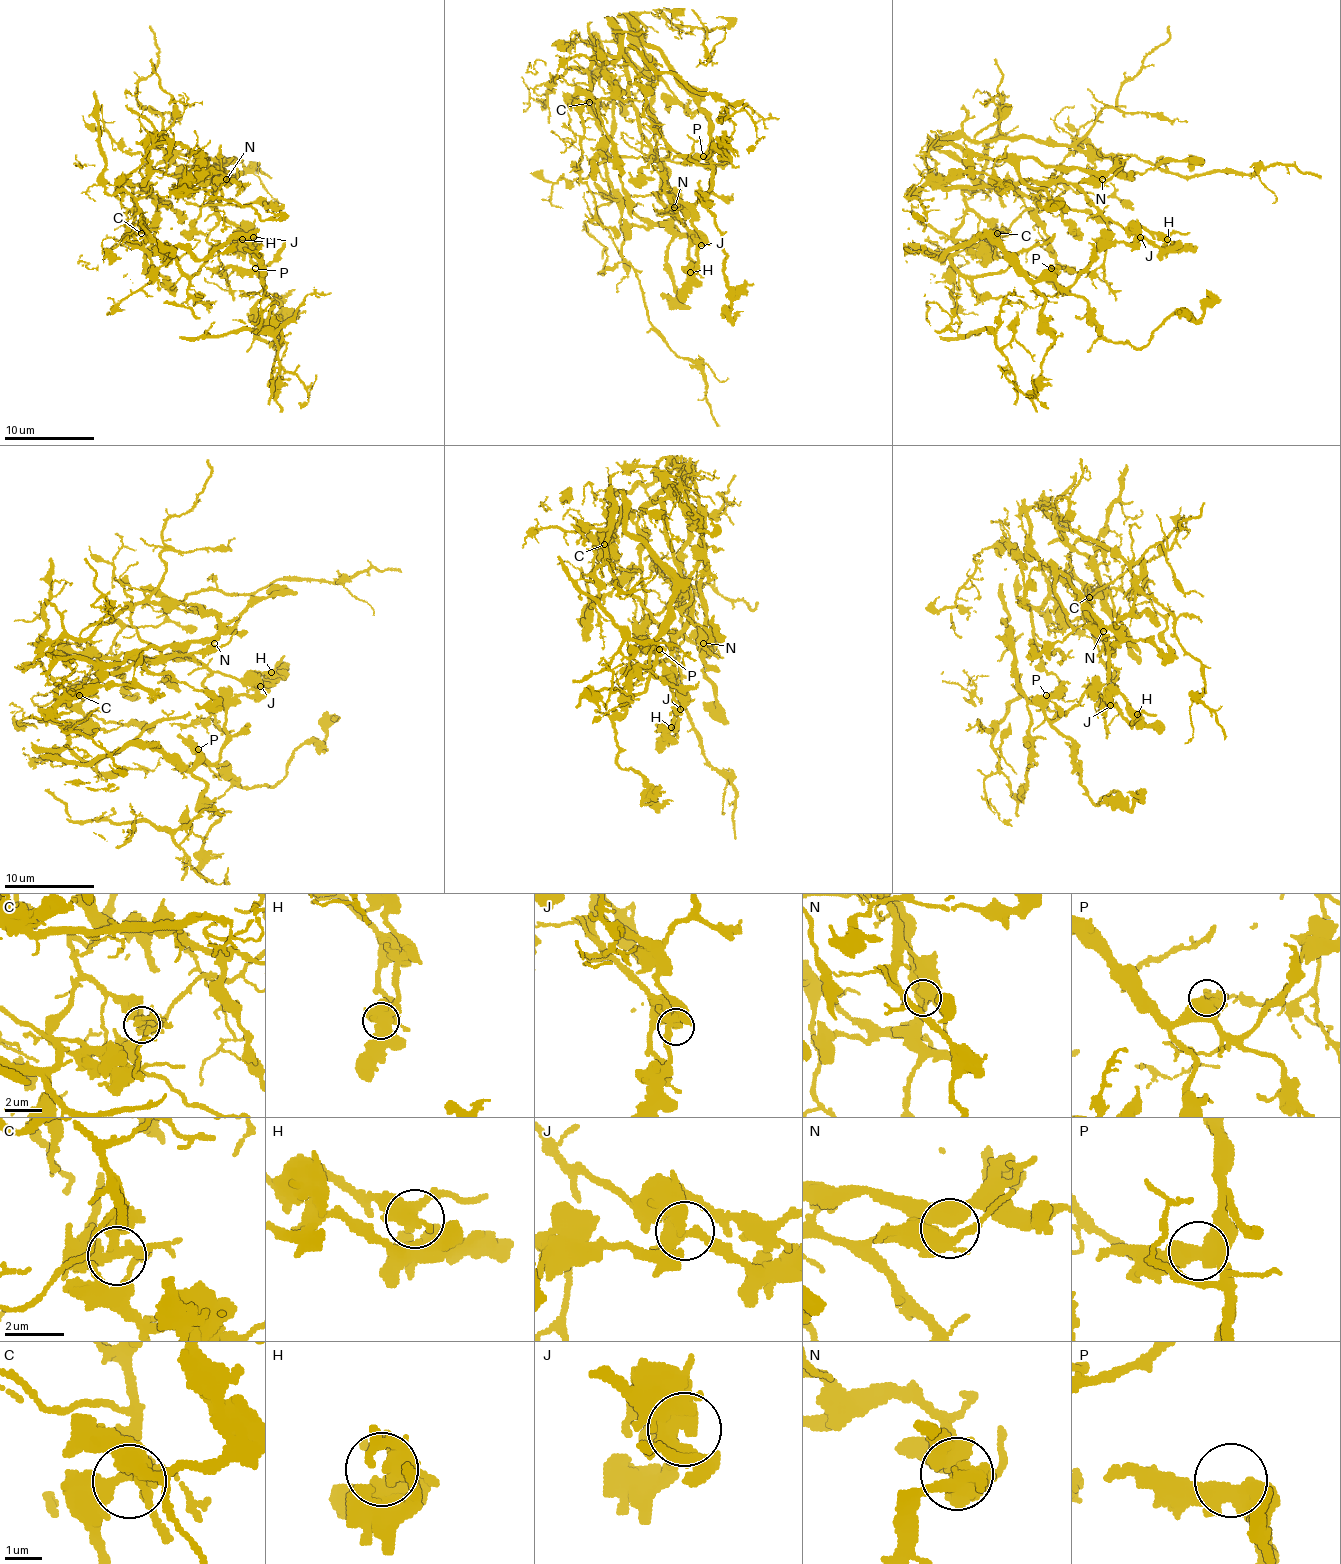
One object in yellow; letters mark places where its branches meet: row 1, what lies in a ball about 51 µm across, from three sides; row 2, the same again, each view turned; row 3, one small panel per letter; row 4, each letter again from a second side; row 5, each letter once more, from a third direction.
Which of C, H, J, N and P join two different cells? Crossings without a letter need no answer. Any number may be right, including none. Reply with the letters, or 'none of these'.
none of these

